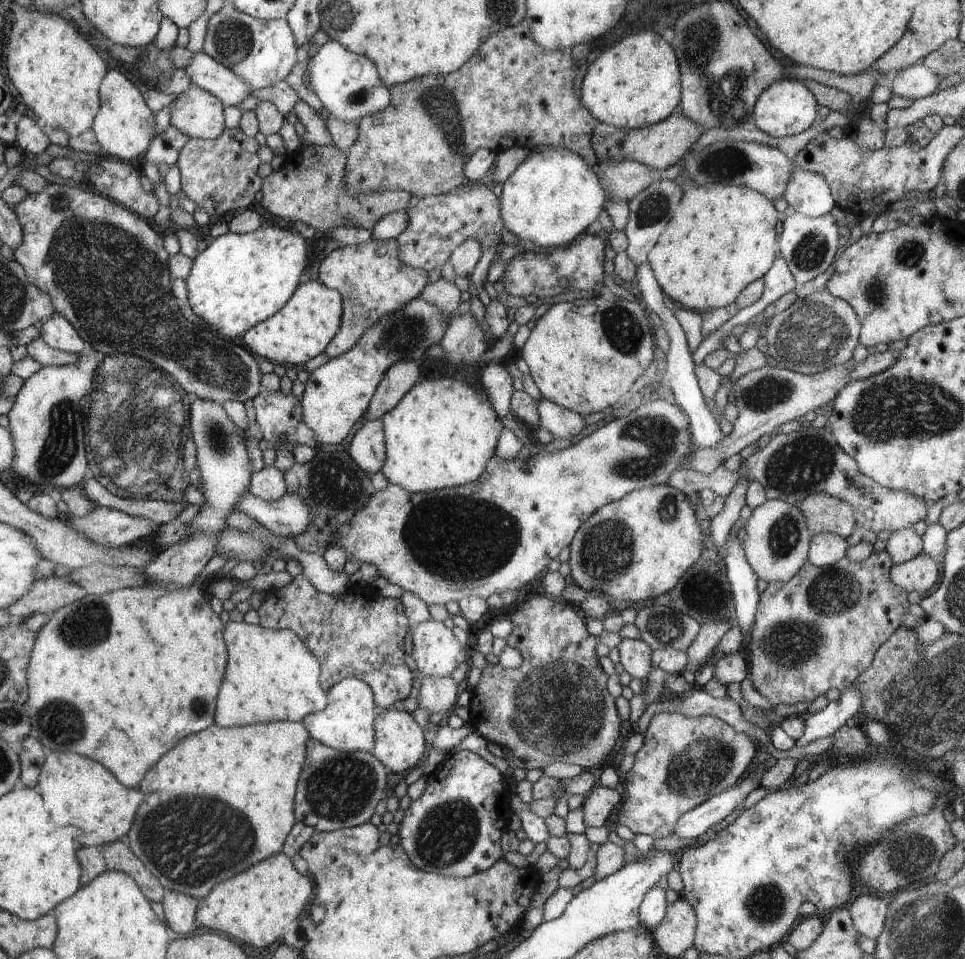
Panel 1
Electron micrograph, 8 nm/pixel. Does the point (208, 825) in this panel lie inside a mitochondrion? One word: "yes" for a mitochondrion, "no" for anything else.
yes

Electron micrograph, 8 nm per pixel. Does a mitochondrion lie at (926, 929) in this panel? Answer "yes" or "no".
yes

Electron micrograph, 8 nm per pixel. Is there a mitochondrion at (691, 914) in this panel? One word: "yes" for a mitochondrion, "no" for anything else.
no

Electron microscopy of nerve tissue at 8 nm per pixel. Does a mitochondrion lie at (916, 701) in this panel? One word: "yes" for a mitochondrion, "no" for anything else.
yes

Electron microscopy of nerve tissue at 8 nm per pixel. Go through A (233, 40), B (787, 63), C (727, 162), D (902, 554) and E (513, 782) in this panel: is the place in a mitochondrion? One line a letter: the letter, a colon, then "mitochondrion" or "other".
A: mitochondrion
B: other
C: mitochondrion
D: other
E: other

